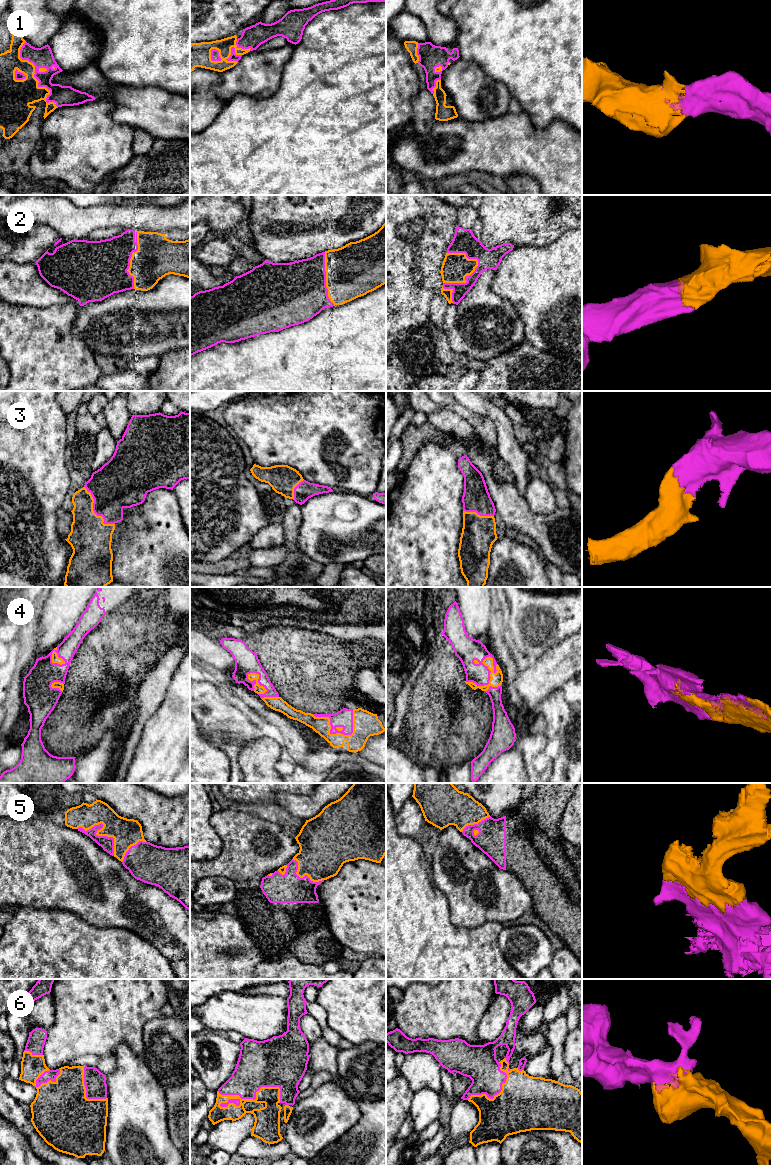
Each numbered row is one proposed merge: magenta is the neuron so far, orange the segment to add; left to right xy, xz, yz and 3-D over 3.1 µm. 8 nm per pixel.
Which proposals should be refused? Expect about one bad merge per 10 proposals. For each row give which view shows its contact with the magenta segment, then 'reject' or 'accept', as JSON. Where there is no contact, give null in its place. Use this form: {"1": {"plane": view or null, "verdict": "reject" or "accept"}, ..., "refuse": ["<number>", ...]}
{"1": {"plane": "xy", "verdict": "accept"}, "2": {"plane": "yz", "verdict": "accept"}, "3": {"plane": "xy", "verdict": "accept"}, "4": {"plane": "xz", "verdict": "accept"}, "5": {"plane": "xy", "verdict": "accept"}, "6": {"plane": "xz", "verdict": "accept"}, "refuse": []}

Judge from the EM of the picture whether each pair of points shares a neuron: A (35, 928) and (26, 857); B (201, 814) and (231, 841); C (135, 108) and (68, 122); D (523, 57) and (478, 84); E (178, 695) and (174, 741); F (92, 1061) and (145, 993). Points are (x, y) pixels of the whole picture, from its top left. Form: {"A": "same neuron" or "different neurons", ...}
{"A": "different neurons", "B": "different neurons", "C": "different neurons", "D": "different neurons", "E": "same neuron", "F": "different neurons"}

